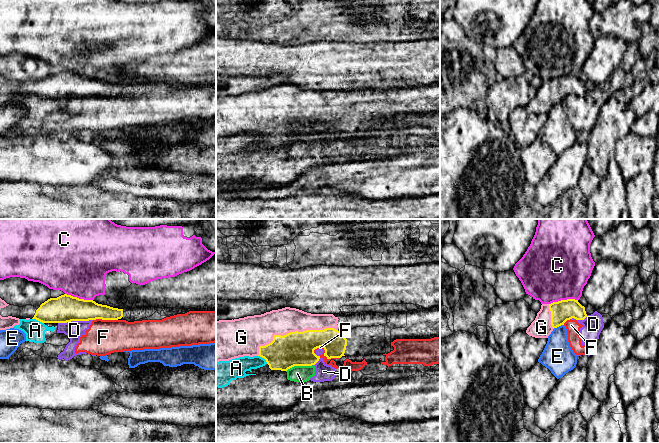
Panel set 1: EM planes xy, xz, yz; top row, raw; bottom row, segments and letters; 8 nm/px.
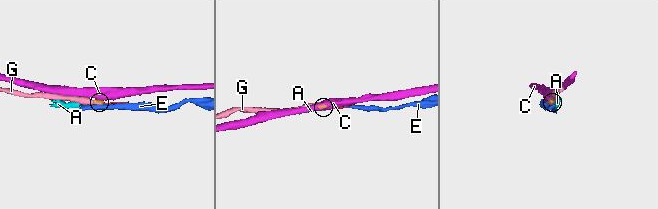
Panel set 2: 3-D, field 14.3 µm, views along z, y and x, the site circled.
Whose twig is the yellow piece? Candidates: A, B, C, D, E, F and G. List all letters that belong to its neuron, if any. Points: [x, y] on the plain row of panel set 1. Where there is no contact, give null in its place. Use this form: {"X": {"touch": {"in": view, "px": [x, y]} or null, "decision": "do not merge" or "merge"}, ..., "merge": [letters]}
{"A": {"touch": {"in": "xy", "px": [38, 96]}, "decision": "do not merge"}, "B": {"touch": {"in": "xz", "px": [299, 141]}, "decision": "do not merge"}, "C": {"touch": {"in": "yz", "px": [563, 76]}, "decision": "do not merge"}, "D": {"touch": {"in": "xy", "px": [75, 96]}, "decision": "do not merge"}, "E": {"touch": {"in": "yz", "px": [558, 102]}, "decision": "do not merge"}, "F": {"touch": {"in": "xz", "px": [324, 130]}, "decision": "do not merge"}, "G": {"touch": {"in": "xz", "px": [293, 108]}, "decision": "merge"}, "merge": ["G"]}

